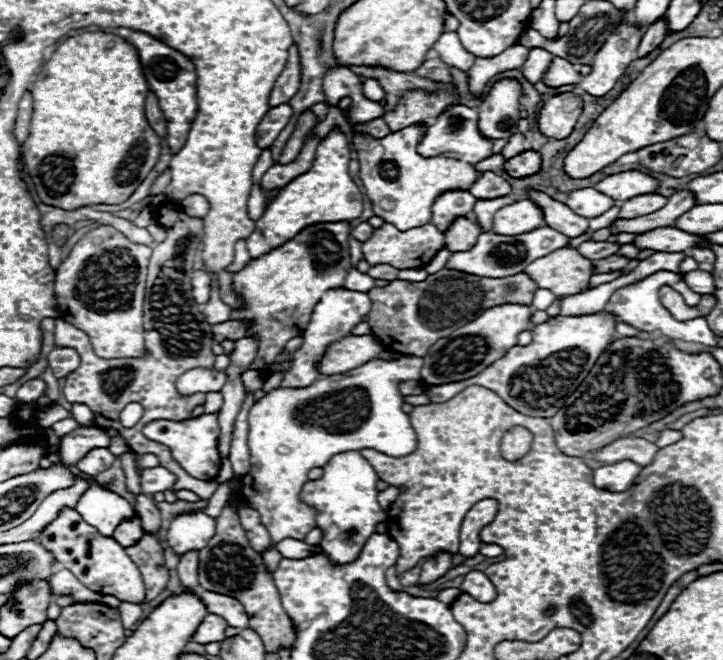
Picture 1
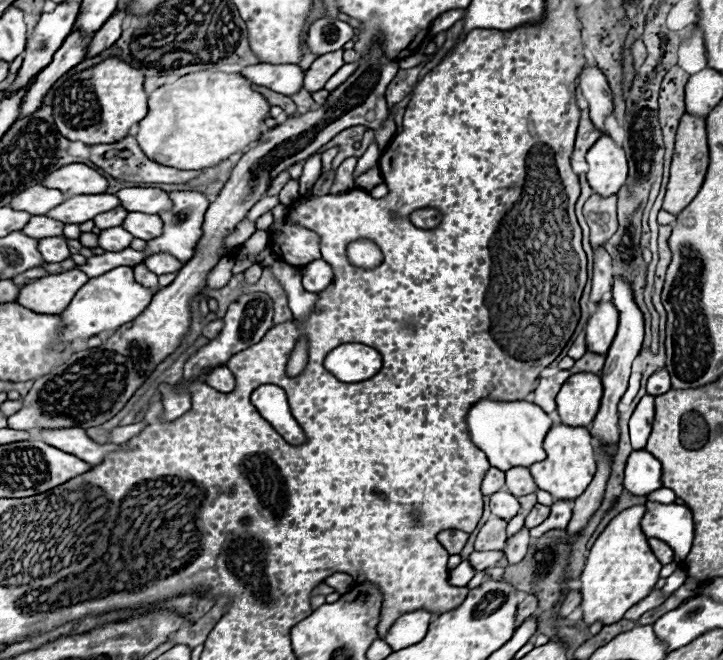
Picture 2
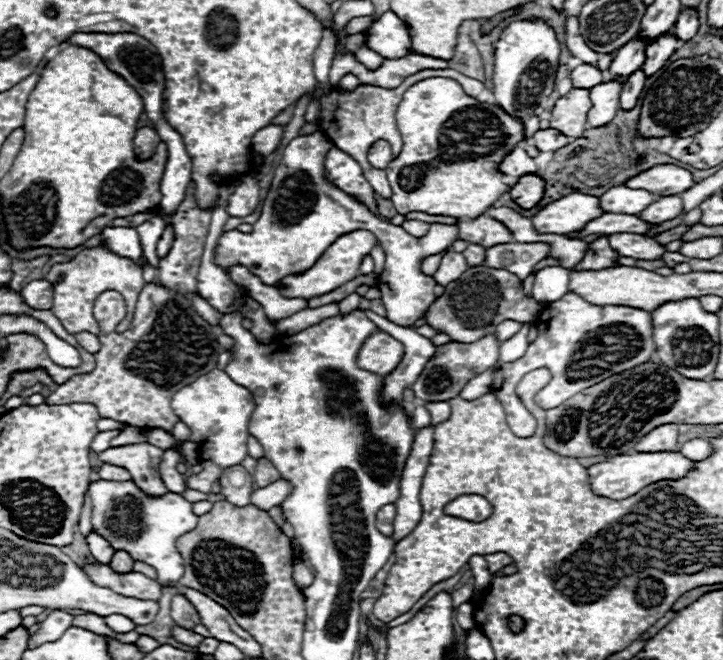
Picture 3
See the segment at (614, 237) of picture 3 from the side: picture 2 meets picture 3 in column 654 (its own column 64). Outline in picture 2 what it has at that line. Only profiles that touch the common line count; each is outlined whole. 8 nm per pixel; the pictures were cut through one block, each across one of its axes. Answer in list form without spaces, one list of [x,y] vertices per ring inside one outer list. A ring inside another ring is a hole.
[[[54,236],[54,238],[38,240],[38,252],[42,254],[46,264],[62,262],[62,260],[66,260],[70,256],[70,250],[68,250],[68,244],[66,244],[64,236]]]

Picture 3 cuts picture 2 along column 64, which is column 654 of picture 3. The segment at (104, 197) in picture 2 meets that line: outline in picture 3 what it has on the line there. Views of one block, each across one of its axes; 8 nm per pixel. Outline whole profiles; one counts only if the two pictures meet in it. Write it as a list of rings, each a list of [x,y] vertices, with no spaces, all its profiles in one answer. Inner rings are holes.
[[[660,196],[654,200],[648,208],[644,208],[638,218],[648,224],[660,224],[666,220],[672,220],[682,212],[682,200],[680,196]]]

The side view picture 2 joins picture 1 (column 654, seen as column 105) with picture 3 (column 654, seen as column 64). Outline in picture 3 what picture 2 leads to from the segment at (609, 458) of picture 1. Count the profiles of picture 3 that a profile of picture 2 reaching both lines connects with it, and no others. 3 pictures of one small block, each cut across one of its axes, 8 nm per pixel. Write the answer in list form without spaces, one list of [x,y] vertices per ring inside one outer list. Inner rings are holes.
[[[658,426],[636,444],[636,452],[676,452],[678,450],[676,440],[678,426]]]

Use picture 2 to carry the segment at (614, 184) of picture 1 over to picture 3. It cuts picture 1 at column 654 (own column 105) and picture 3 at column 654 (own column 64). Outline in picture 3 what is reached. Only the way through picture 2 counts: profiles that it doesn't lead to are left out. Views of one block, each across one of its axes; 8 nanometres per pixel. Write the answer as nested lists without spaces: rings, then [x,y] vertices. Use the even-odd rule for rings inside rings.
[[[658,164],[654,168],[648,168],[646,172],[640,172],[628,178],[626,186],[646,188],[656,196],[668,196],[668,194],[686,192],[690,186],[694,186],[694,180],[692,180],[692,174],[684,168],[678,168],[674,164]]]

